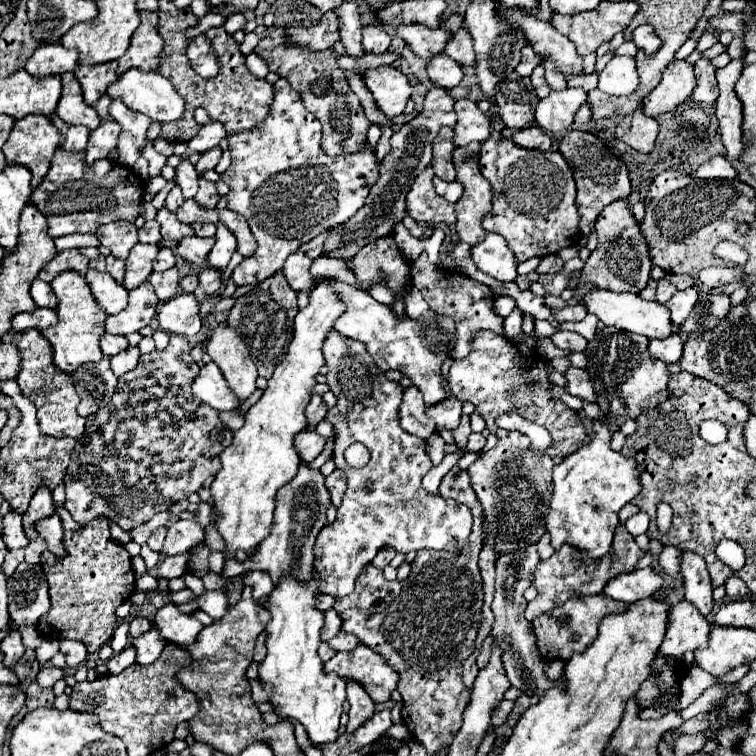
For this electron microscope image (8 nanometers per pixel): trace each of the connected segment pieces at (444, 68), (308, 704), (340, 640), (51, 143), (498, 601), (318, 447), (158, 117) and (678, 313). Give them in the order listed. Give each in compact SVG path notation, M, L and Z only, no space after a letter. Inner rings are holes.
M447 54L435 56L435 60L431 60L429 66L427 66L427 74L429 74L433 84L437 84L441 88L447 88L447 90L459 86L461 78L463 78L461 66L455 64Z
M283 576L283 580L273 588L269 596L269 612L273 614L267 624L269 640L267 640L267 658L261 662L259 678L273 688L269 698L275 714L279 718L295 718L299 720L313 746L321 746L327 742L335 742L339 736L339 718L343 714L345 702L345 680L339 676L325 674L323 662L317 654L319 632L323 626L323 612L315 608L319 580L311 580L307 584L295 582L293 576Z
M339 632L335 638L329 640L329 646L331 646L333 650L337 650L337 652L341 652L341 650L351 652L357 644L359 644L357 638L355 638L353 634L345 634L345 632Z
M25 116L15 122L9 140L3 146L7 164L19 164L31 170L35 188L51 166L51 158L61 144L61 134L45 116Z
M529 546L517 554L503 554L497 558L495 568L497 568L497 580L495 580L495 600L491 604L491 610L495 614L495 624L493 624L493 638L501 646L503 654L503 668L507 672L507 678L513 688L527 688L527 690L547 690L553 686L559 686L559 682L549 682L543 672L543 658L539 656L537 650L537 640L531 628L531 622L525 620L525 608L527 600L523 598L523 592L527 586L531 586L535 578L535 566L539 562L537 546Z
M303 430L301 434L295 436L295 446L297 446L303 462L315 460L323 452L325 444L327 444L327 440L313 430Z
M131 68L129 72L123 74L123 78L117 80L117 84L111 84L107 94L111 98L121 98L127 108L131 108L133 112L141 112L159 124L175 122L183 118L183 112L185 112L185 100L175 92L175 86L159 72L143 72L143 70Z
M687 288L687 290L683 290L683 292L675 292L675 294L671 296L671 300L665 302L665 306L667 306L669 312L671 312L673 324L679 326L679 324L689 316L689 312L691 312L693 306L695 306L695 302L697 302L697 290L695 290L695 288Z

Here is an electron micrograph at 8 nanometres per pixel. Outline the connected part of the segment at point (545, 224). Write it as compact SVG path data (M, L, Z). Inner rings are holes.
M497 130L491 132L489 140L483 142L481 154L479 154L479 168L481 174L491 182L493 186L493 208L483 218L483 228L487 232L501 234L509 248L515 252L517 262L525 262L531 256L549 256L557 254L561 248L575 246L581 240L579 232L579 220L581 214L575 206L575 180L573 170L567 164L567 160L561 156L561 152L531 152L527 148L519 148L513 140L503 138Z

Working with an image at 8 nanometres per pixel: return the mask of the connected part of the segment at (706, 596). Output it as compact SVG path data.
M685 550L681 554L681 572L685 578L685 600L691 602L701 616L709 616L713 608L713 586L705 560L699 554Z

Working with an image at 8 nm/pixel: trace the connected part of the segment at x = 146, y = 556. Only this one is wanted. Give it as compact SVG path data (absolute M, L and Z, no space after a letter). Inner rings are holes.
M143 544L143 546L141 546L141 558L145 560L147 570L155 570L155 566L157 566L157 562L159 562L159 554L157 554L157 552L153 552L147 544Z

